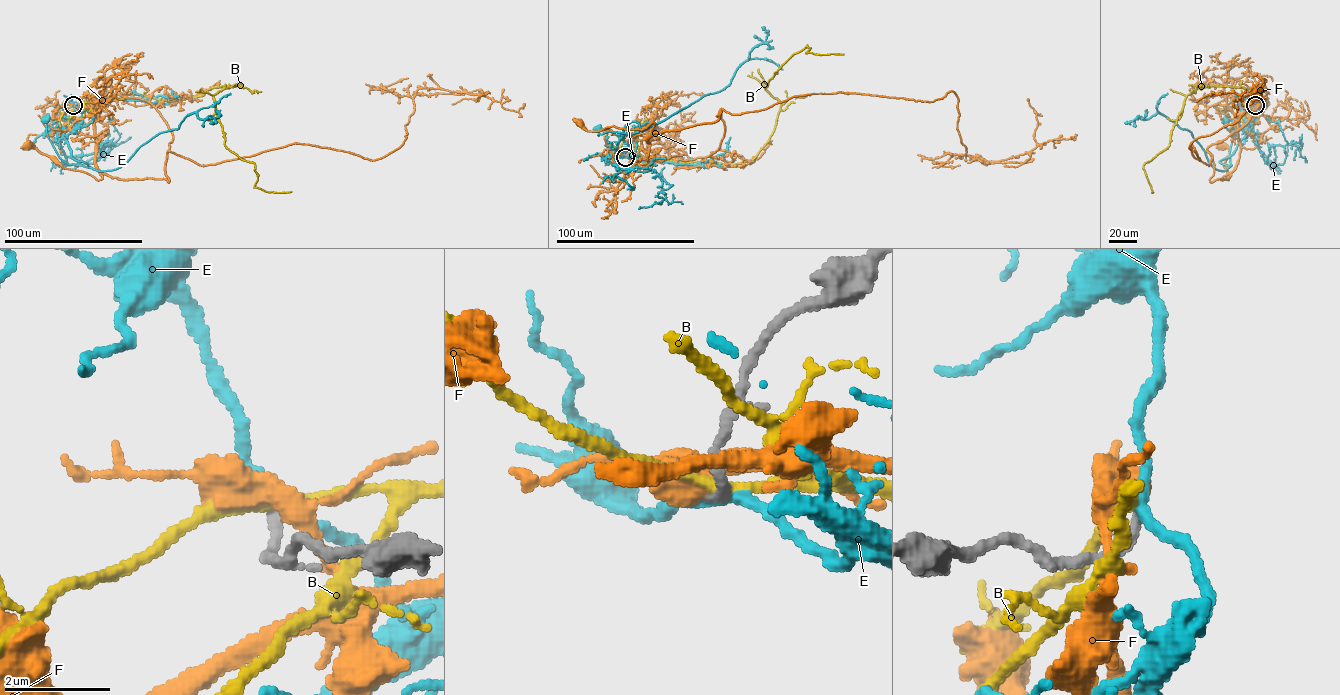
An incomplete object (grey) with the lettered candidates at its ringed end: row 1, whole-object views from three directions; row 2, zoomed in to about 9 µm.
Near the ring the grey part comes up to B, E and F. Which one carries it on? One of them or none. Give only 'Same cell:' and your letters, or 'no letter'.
Same cell: no letter

